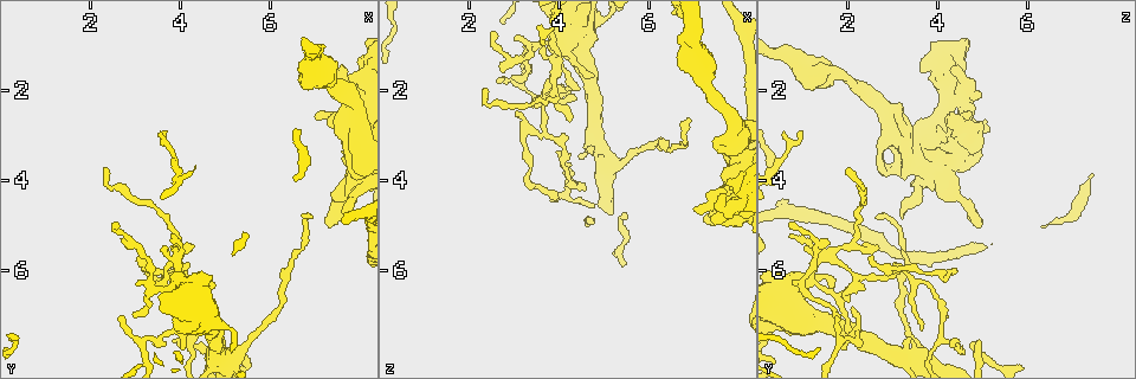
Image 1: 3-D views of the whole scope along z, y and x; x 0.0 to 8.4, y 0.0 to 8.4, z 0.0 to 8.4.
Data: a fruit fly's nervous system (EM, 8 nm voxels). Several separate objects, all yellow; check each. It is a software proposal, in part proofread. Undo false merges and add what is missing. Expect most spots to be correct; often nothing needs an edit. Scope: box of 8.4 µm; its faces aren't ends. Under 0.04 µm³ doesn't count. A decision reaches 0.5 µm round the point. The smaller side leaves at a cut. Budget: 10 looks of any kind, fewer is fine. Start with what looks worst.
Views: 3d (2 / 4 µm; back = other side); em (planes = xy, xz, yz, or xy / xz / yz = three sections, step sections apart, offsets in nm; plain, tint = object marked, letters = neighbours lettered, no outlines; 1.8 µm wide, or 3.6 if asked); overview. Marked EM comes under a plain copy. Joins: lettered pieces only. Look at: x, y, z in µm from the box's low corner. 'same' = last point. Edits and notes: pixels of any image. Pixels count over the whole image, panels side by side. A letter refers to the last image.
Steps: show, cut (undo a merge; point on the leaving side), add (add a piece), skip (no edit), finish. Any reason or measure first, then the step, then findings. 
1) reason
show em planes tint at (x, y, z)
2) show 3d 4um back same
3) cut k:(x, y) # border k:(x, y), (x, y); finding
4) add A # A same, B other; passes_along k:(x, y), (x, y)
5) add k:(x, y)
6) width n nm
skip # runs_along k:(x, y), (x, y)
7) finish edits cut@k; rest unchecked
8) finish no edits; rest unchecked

free end
show em planes letters at (7.30, 5.05, 5.00)

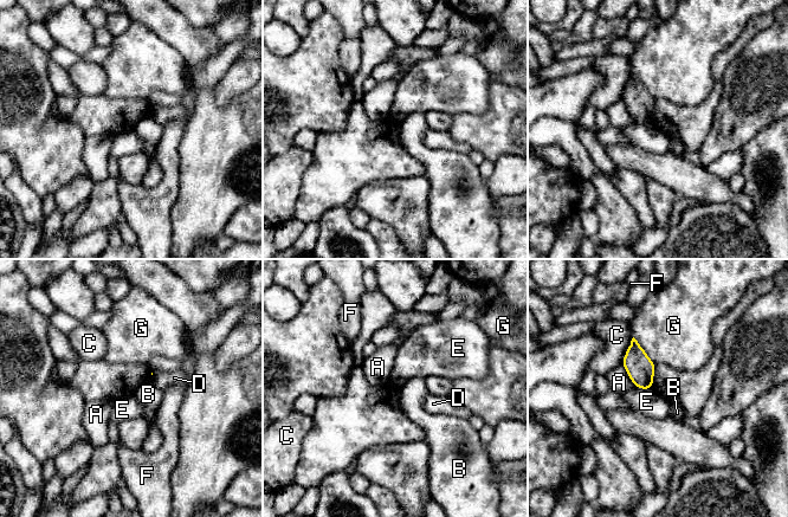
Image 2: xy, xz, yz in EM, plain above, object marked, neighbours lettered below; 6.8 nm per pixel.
skip # A other, B other, C other, D other, E other, F other, G other; border 2:(635, 386), (643, 389), (652, 389); no lettered piece goes on from it

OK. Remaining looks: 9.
sudden change in width
show 3d 2um at (4.25, 6.50, 1.80)

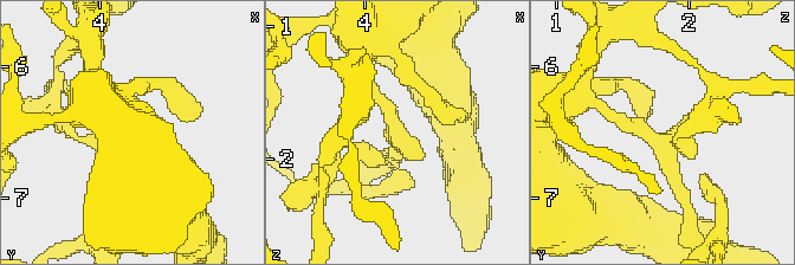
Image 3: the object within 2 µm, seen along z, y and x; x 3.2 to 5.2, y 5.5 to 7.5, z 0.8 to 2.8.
show em planes letters at (4.24, 6.56, 1.74)

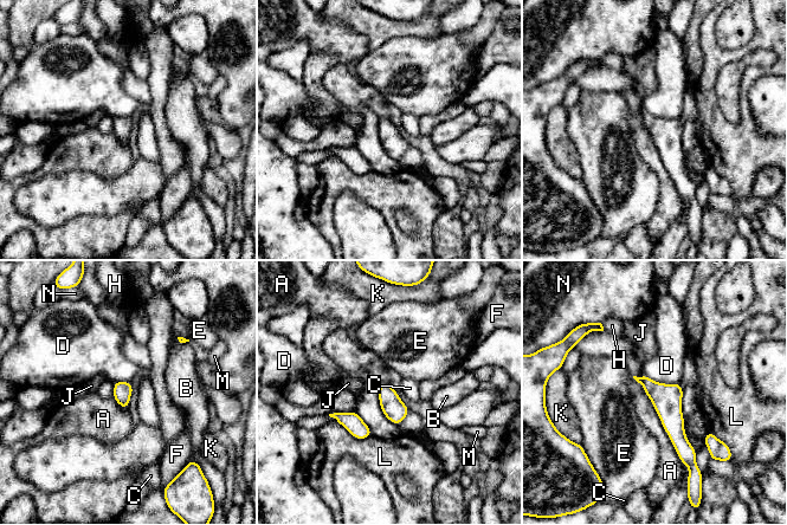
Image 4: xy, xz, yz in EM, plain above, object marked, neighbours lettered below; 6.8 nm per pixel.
width 130 nm
skip # A other, B other, C other, D other, E other, F other, H other, J other, K other, L other, M other, N other; one cell here

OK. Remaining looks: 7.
branch point
show em xy step 16 tint at (7.05, 1.55, 1.10)

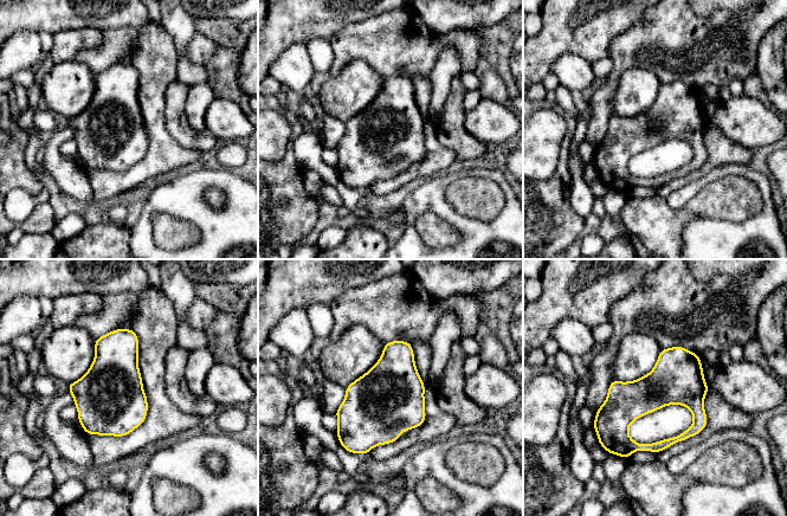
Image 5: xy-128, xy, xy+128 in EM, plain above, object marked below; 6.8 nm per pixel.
show em planes letters same

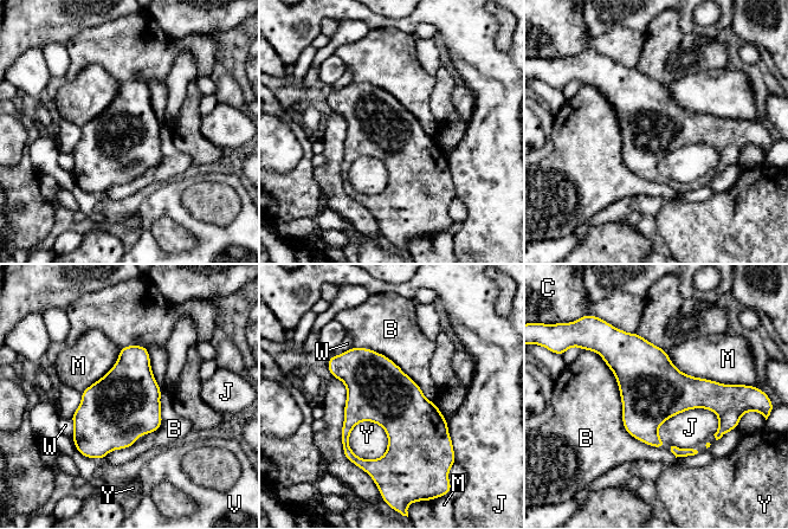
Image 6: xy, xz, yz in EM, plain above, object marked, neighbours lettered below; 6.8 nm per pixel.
width 420 nm
skip # B other, C other, J other, M other, V other, W other, Y other; border 6:(718, 415), (682, 411), (659, 438); continuous, no second cell

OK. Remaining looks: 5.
thin end
show 3d 4um back at (2.40, 3.75, 2.00)

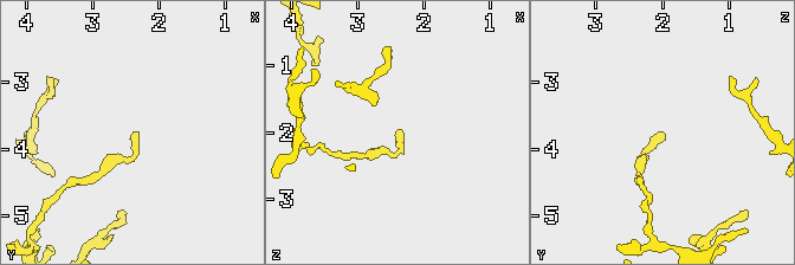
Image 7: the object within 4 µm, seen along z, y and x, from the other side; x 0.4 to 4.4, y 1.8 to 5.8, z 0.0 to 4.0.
need the tissue
show em xy step 8 letters at (2.40, 3.75, 2.00)

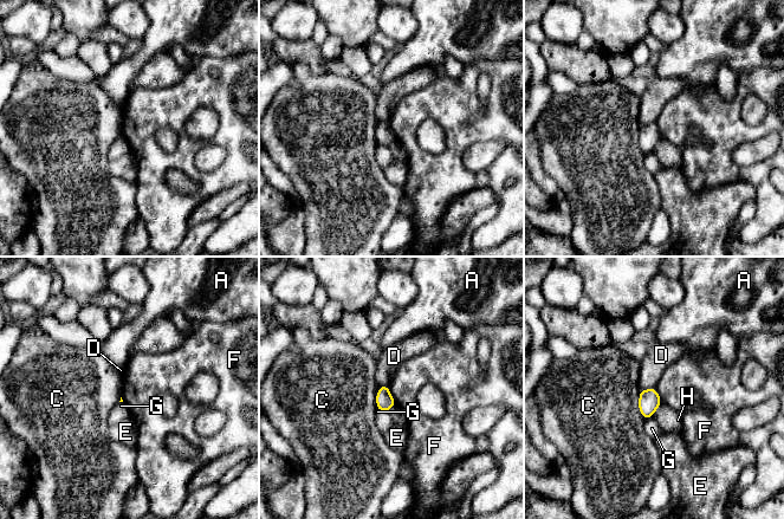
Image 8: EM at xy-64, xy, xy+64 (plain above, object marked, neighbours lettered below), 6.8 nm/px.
show em planes letters same

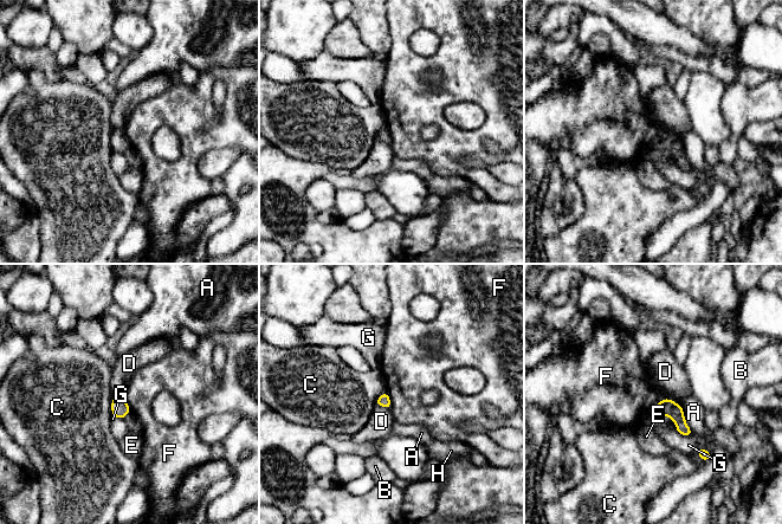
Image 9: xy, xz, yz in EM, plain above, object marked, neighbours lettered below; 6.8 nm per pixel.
longest_contact A 220 nm
skip # A other, B other, C other, D other, E other, F other, G other, H other; border 9:(677, 402), (663, 398), (650, 413); none of them fits

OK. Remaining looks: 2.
finish no edits; rest unchecked

